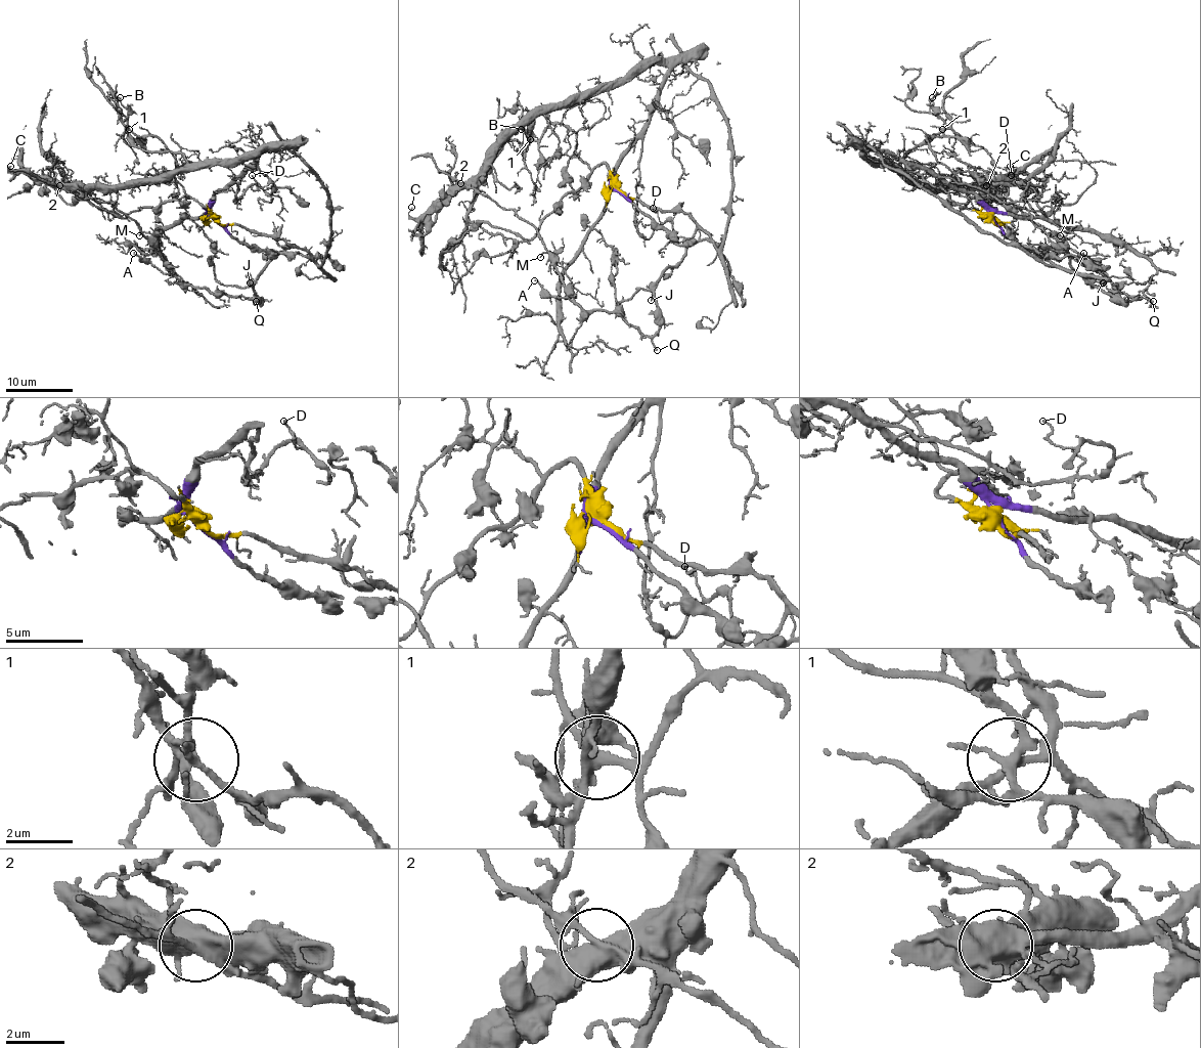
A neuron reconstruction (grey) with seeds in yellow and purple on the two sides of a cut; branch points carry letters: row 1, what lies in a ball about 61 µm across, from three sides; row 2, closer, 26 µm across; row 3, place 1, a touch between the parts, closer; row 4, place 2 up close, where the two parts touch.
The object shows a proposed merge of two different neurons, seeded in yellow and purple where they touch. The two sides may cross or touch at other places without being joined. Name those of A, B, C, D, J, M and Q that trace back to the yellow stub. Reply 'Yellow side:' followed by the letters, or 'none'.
Yellow side: A, B, J, M, Q

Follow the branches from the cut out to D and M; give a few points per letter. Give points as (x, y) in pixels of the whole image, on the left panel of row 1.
D: (214, 219), (211, 216), (211, 199), (240, 177), (235, 203), (251, 185), (256, 184), (259, 187), (251, 175)
M: (214, 219), (295, 246), (281, 251), (248, 288), (221, 285), (213, 293), (182, 282), (149, 234), (139, 235)

